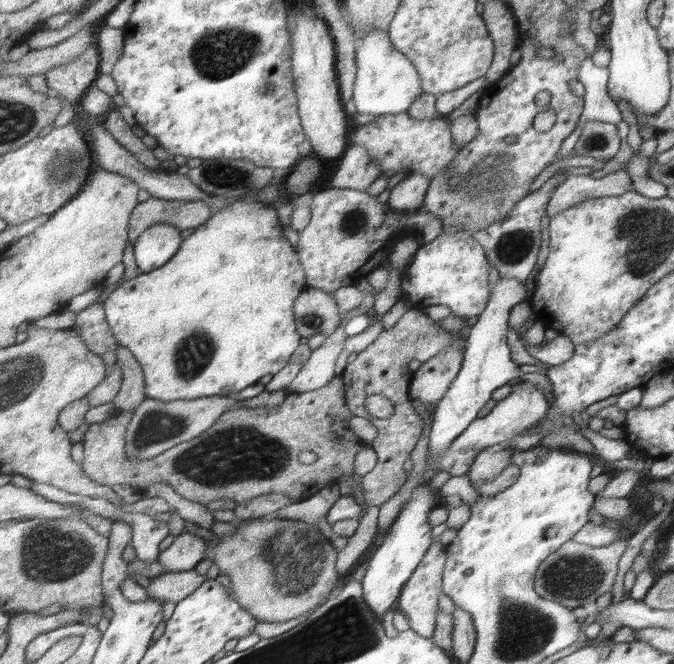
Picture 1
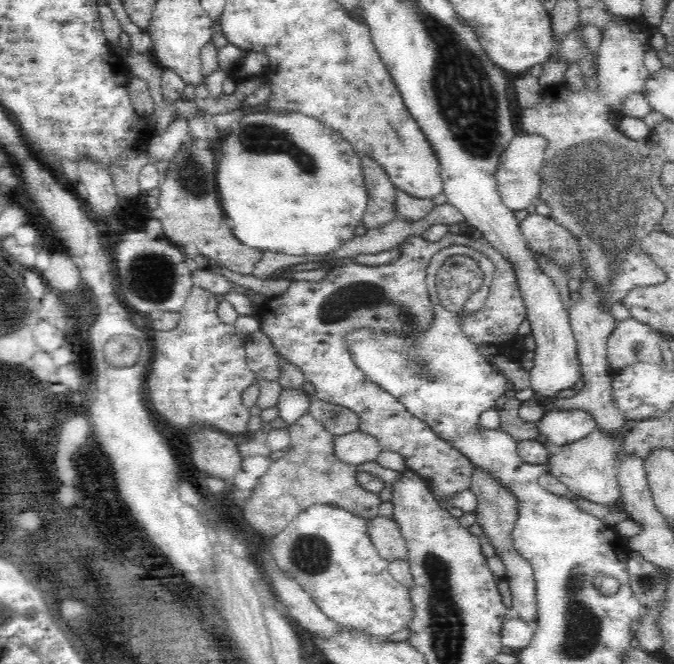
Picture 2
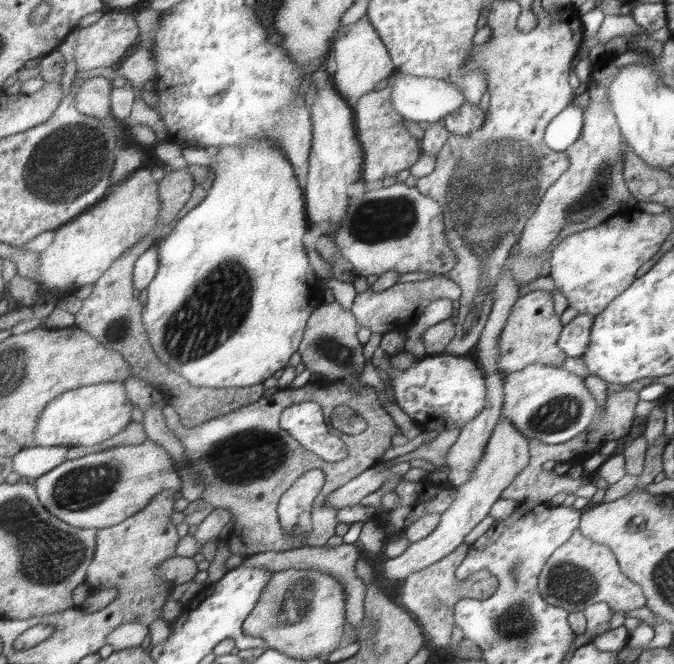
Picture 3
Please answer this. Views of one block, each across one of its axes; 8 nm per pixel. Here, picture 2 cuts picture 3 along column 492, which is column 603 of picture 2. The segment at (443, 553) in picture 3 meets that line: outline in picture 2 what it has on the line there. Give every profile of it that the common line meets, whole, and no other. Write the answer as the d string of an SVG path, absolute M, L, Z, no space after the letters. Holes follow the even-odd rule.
M592 432L586 440L580 440L578 444L552 450L546 466L548 472L554 474L554 478L558 478L558 482L564 484L566 490L576 498L586 498L586 502L590 502L592 506L602 506L610 512L620 510L622 492L618 488L614 472L614 444L598 432Z

